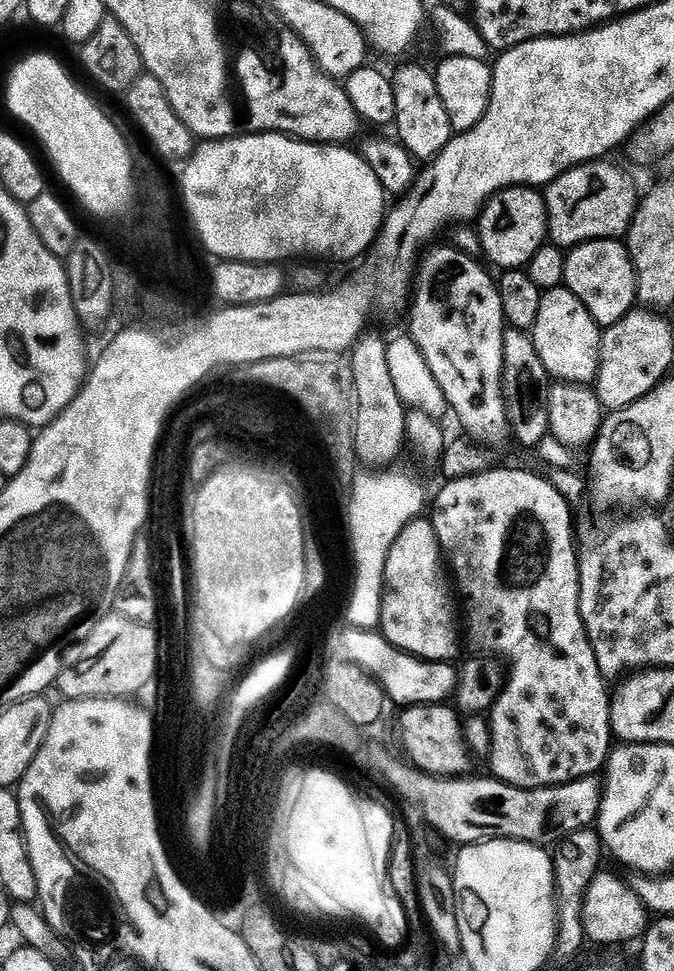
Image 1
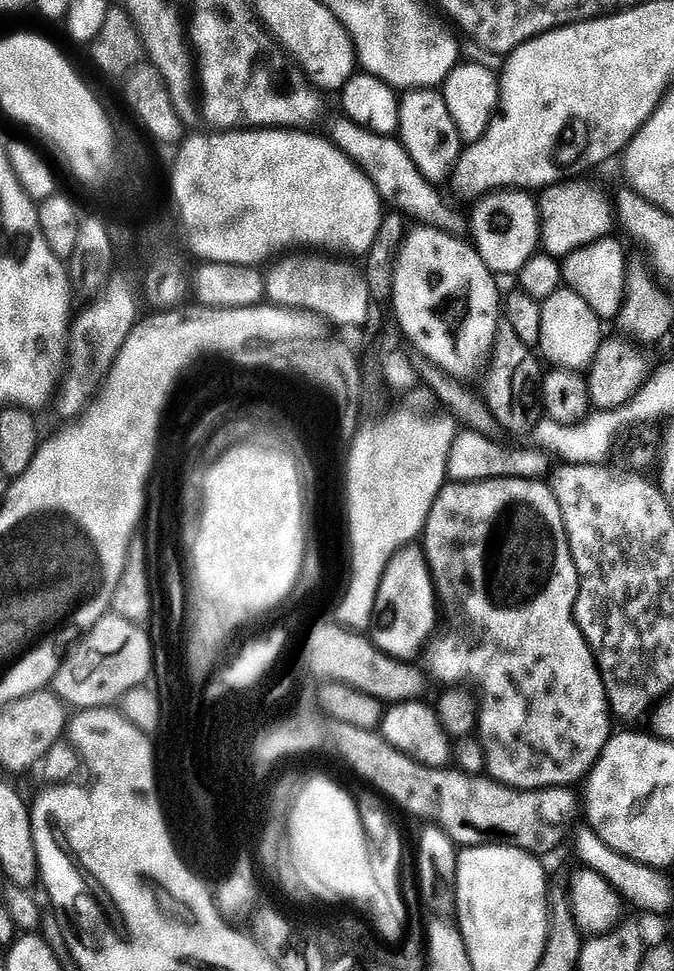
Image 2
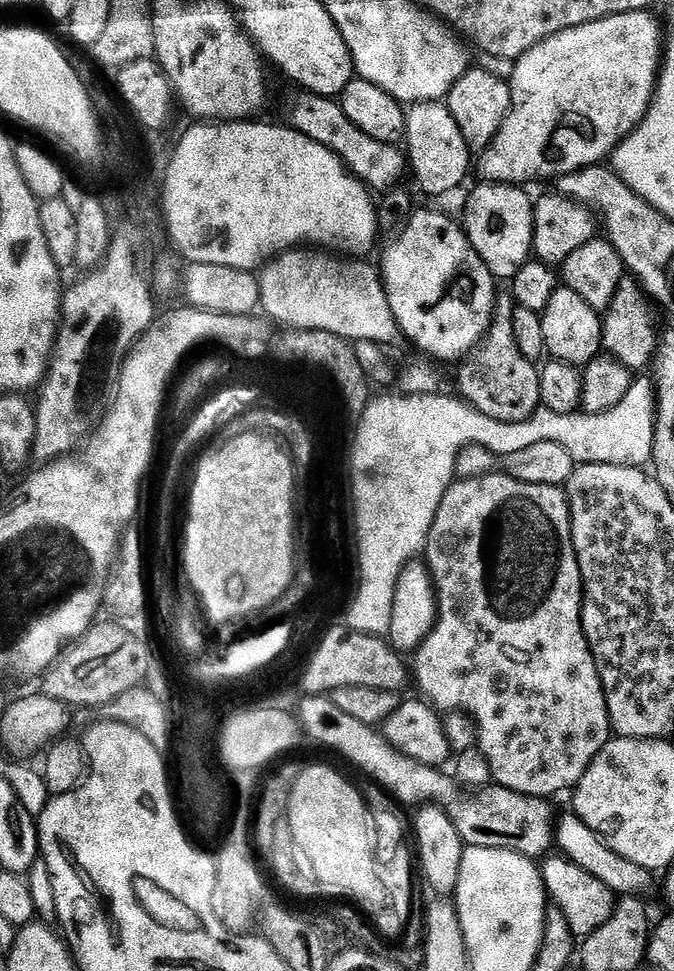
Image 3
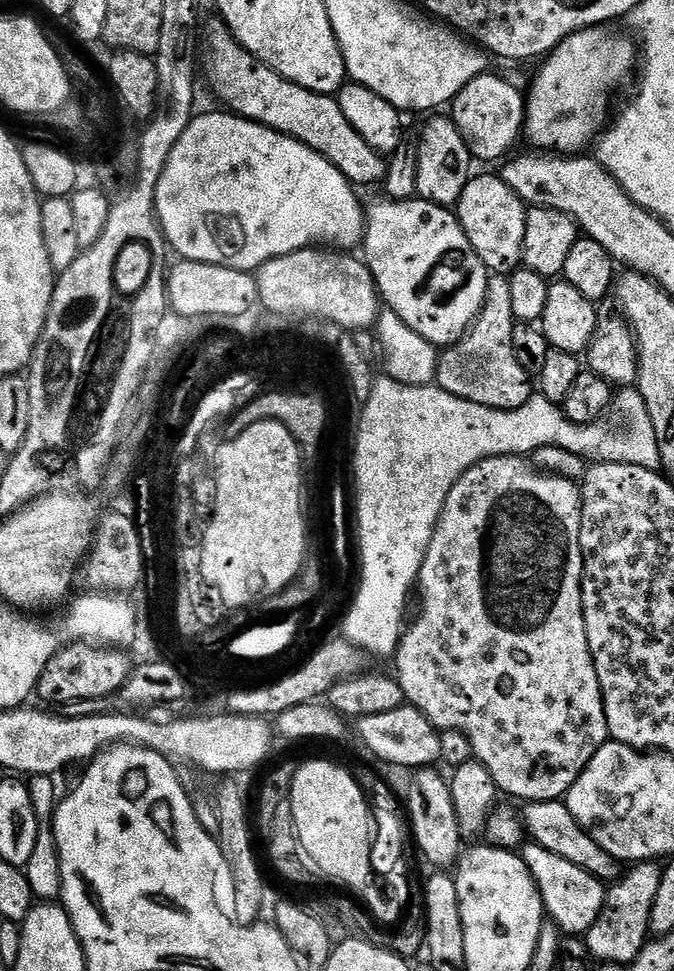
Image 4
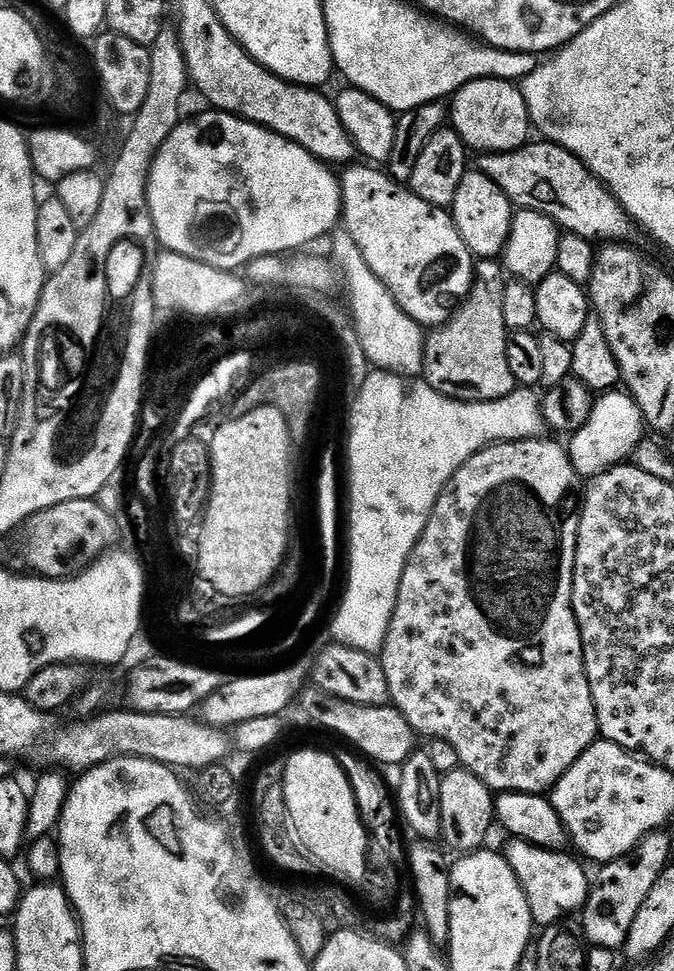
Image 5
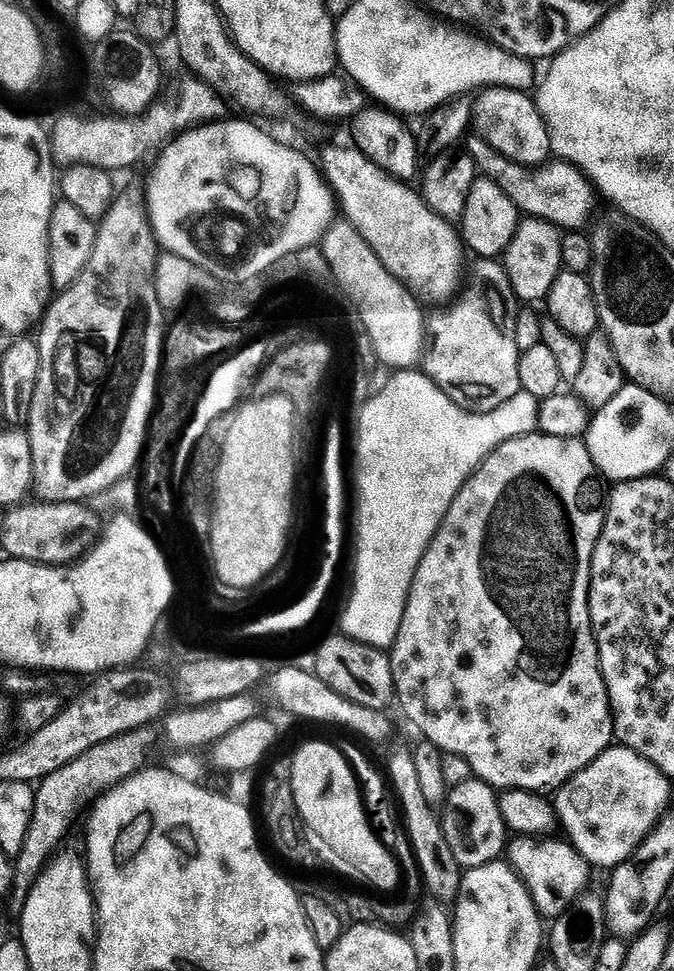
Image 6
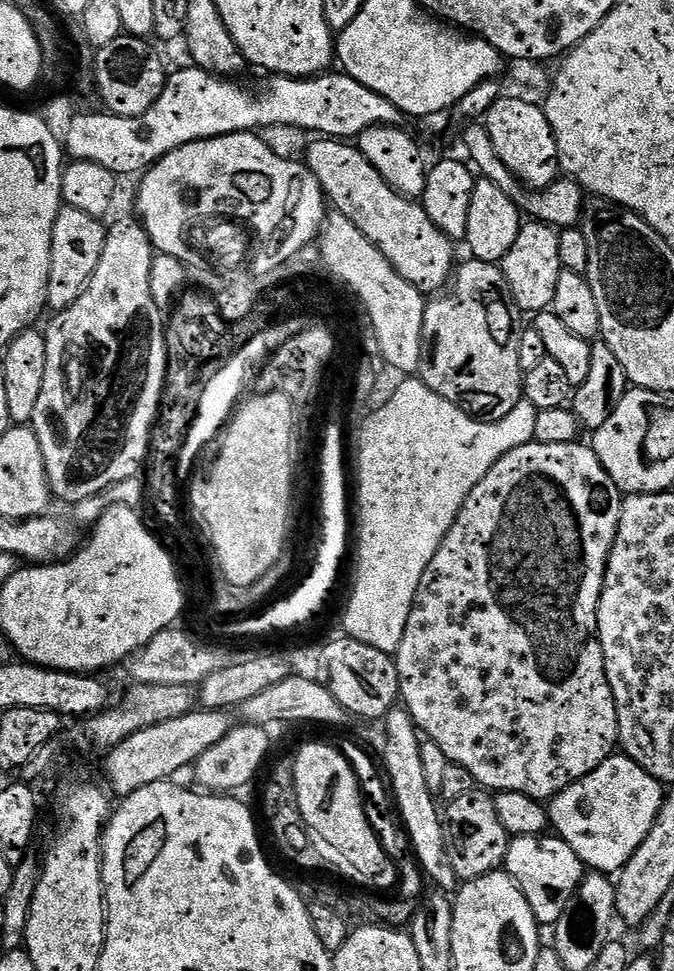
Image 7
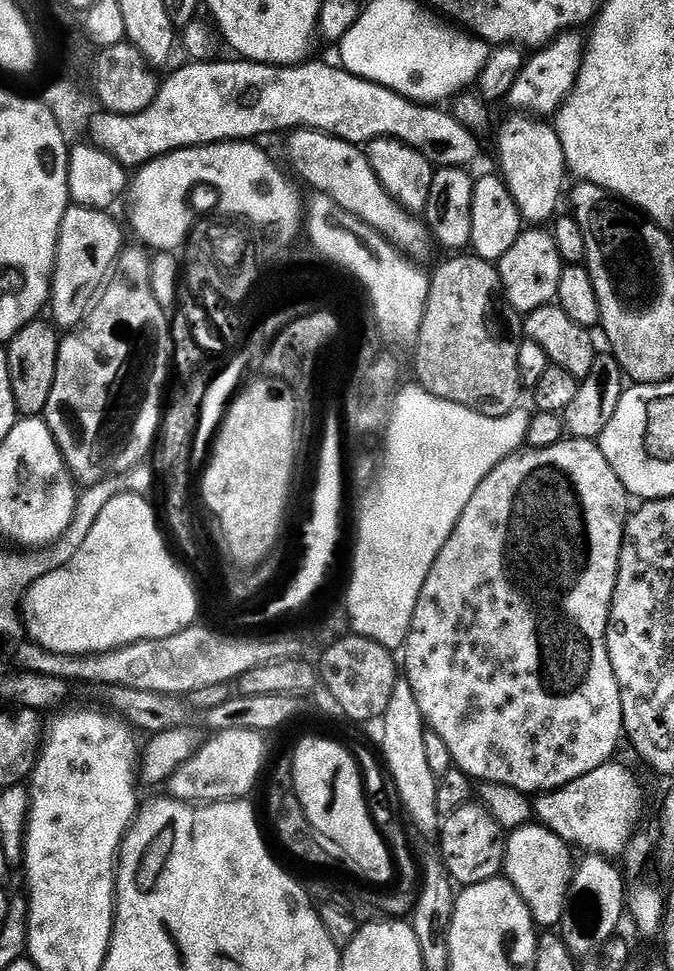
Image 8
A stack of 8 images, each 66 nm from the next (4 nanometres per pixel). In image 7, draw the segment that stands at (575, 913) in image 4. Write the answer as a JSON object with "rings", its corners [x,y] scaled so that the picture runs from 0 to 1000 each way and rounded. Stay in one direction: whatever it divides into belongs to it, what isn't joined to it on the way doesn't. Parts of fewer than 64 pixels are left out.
{"rings":[[[823,859],[760,861],[745,890],[786,929],[795,944],[815,943],[819,950],[834,942],[844,927],[853,924],[862,913],[861,905],[869,899],[869,891],[861,887],[858,880],[852,880],[843,868]]]}

